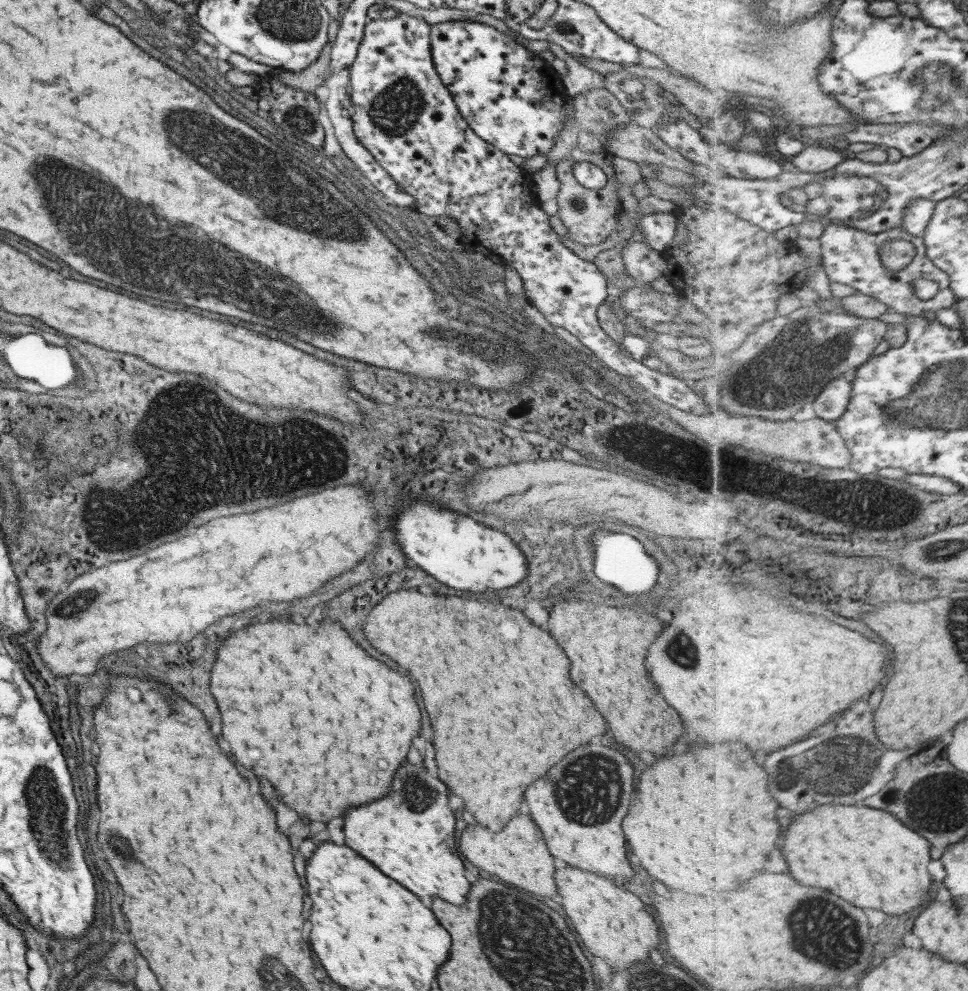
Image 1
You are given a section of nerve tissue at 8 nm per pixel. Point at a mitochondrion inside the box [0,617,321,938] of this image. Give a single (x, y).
(47, 810)

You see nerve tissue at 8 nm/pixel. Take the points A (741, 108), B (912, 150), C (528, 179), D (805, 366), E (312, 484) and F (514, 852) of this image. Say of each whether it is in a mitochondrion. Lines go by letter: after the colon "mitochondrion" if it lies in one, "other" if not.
A: other
B: other
C: other
D: mitochondrion
E: mitochondrion
F: other

